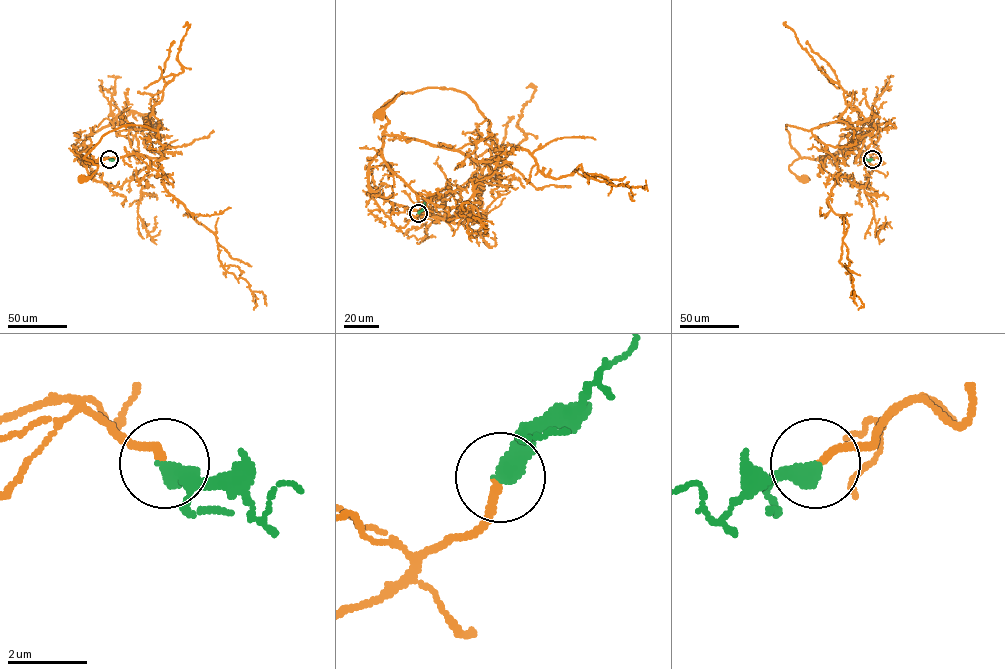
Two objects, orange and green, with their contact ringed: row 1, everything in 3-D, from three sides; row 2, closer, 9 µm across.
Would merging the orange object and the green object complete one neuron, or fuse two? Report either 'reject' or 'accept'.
accept

